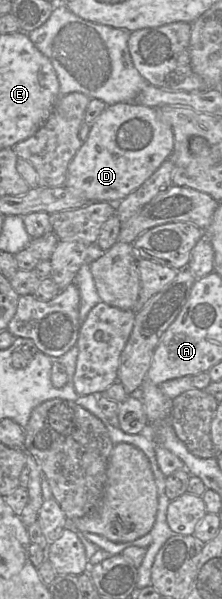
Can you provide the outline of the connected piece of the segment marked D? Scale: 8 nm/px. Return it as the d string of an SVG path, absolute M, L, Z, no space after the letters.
M135 101L107 105L92 123L87 139L71 160L65 185L89 202L118 203L152 176L160 165L171 156L173 149L173 130L159 117L157 109Z

